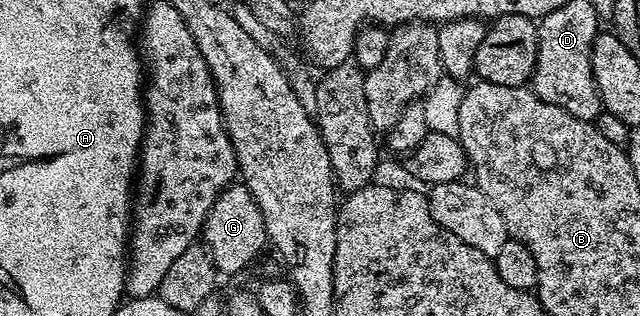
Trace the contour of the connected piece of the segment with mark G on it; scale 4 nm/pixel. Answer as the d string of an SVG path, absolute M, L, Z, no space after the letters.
M242 183L229 185L215 200L214 207L204 221L202 241L209 250L212 264L223 276L240 272L257 257L264 245L267 246L265 220L262 219L261 209Z

